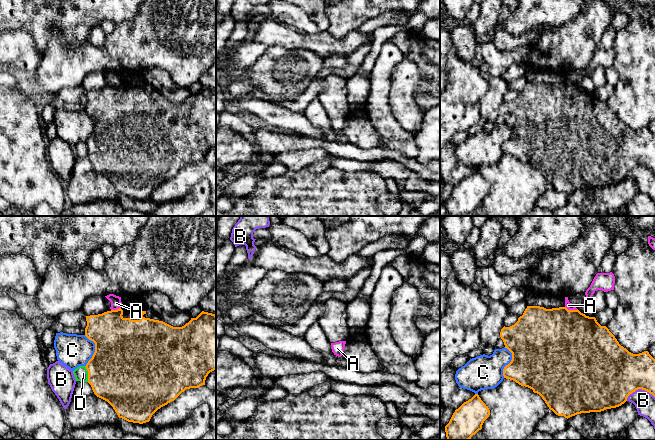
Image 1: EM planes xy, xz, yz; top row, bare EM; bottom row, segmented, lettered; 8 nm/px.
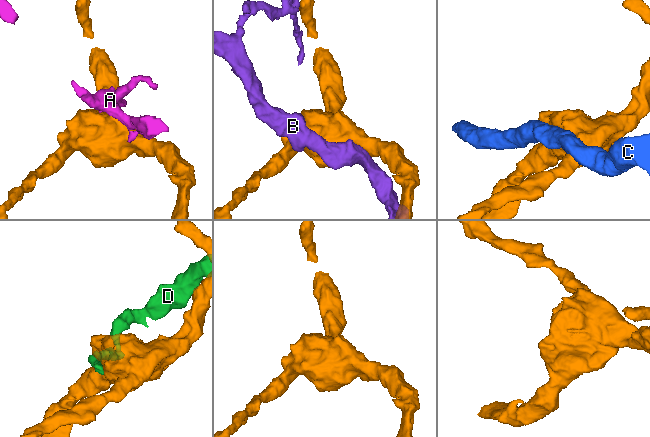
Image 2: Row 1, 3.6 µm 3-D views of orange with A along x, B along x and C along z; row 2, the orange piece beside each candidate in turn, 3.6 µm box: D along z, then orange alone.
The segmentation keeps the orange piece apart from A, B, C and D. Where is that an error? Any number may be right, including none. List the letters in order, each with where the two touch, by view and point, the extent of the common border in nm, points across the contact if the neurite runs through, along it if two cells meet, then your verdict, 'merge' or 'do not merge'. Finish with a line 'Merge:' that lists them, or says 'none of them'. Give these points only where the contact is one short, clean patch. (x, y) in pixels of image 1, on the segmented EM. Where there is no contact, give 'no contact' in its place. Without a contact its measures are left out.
A: contact yz (571, 310); length 110 nm; border yz (565, 306), (568, 309), (577, 309); do not merge
B: contact yz (639, 388); length 240 nm; do not merge
C: contact xy (95, 350); length 260 nm; do not merge
D: contact xy (88, 374); length 130 nm; do not merge
Merge: none of them

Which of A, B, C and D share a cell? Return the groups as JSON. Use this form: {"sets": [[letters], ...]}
{"sets": [["A"], ["B"], ["C"], ["D"]]}

